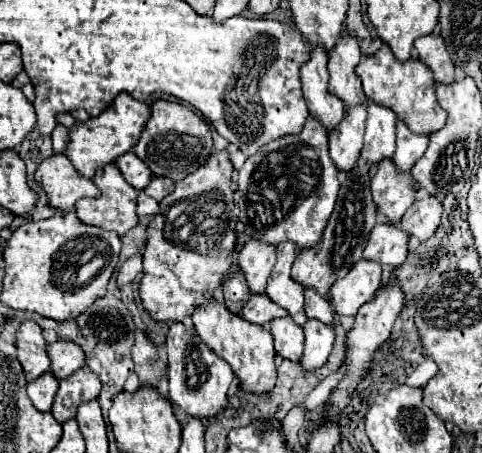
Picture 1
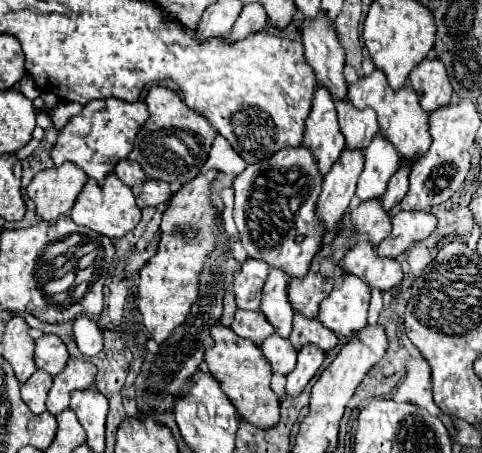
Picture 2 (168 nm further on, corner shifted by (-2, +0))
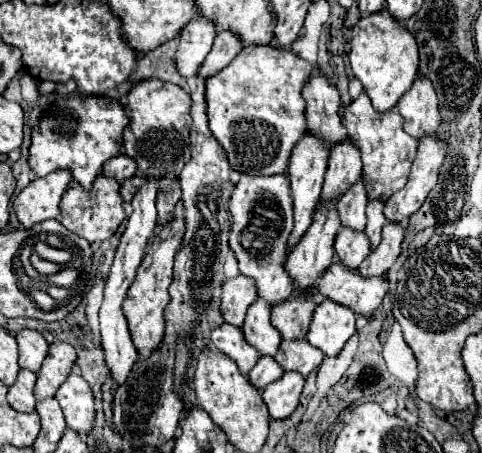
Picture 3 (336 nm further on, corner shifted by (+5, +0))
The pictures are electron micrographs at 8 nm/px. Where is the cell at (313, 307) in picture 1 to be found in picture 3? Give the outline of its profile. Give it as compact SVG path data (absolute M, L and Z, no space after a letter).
M304 339L302 341L282 341L274 359L286 371L300 371L304 377L308 377L308 373L314 371L322 363L324 353L308 345Z

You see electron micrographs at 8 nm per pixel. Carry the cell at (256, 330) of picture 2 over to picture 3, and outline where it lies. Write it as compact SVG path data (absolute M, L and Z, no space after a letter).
M224 323L224 325L216 327L212 331L212 345L218 351L226 353L230 359L234 359L242 373L248 373L260 357L256 353L256 349L252 349L252 345L248 345L244 341L244 331L236 329L236 325Z

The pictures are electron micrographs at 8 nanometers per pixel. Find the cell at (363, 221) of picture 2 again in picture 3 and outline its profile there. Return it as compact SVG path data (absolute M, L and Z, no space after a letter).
M340 229L336 235L336 259L344 261L350 269L358 269L358 265L368 257L370 253L370 241L364 231L356 233L356 229Z

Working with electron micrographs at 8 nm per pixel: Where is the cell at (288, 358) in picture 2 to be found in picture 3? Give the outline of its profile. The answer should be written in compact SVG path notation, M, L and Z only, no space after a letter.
M260 357L256 361L256 365L252 367L252 371L248 373L248 379L252 385L256 385L258 389L264 389L268 383L276 381L282 377L282 369L280 365L276 365L274 357Z

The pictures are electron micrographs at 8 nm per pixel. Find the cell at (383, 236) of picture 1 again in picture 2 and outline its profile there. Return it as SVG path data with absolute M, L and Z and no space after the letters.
M357 241L357 245L343 257L341 269L347 275L357 275L367 281L371 289L379 291L389 291L403 279L399 261L379 259L375 249L371 249L371 245L363 245L363 241Z

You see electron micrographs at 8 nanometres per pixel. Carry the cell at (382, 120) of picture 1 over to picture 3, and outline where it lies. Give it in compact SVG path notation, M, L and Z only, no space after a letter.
M360 179L338 201L338 213L340 213L342 225L352 227L356 231L364 229L364 225L366 225L366 205L368 205L368 195L366 195L366 189L364 189L364 181Z

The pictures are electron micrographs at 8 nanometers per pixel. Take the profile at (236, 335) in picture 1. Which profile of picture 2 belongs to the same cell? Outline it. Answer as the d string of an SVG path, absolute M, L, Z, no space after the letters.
M223 325L211 329L213 347L205 353L205 363L215 381L219 381L227 399L235 405L239 417L259 429L271 429L279 421L279 397L271 391L271 367L263 361L263 353L251 341L243 341Z

